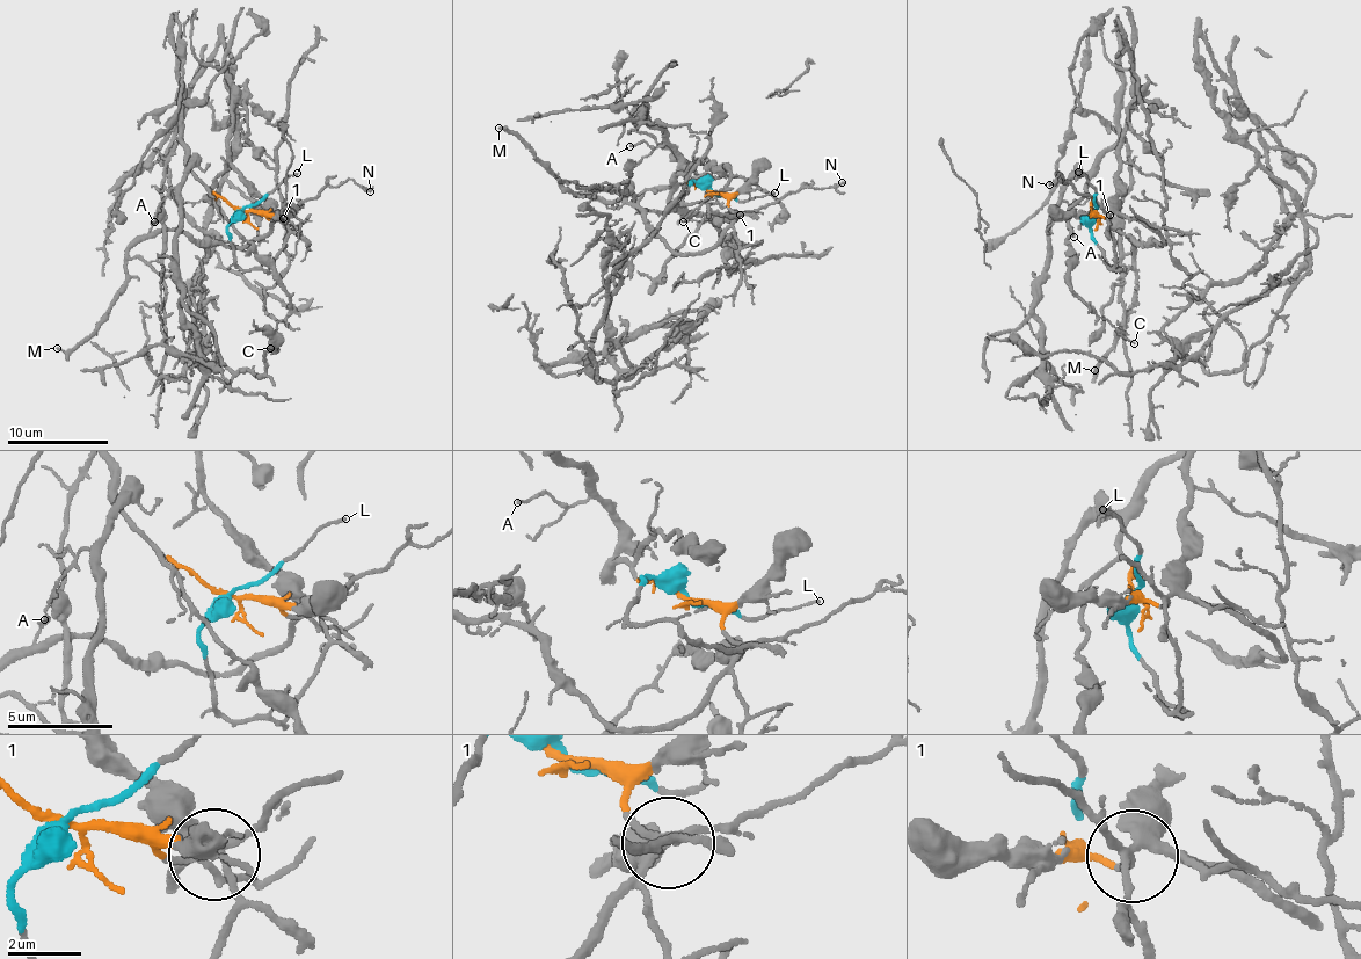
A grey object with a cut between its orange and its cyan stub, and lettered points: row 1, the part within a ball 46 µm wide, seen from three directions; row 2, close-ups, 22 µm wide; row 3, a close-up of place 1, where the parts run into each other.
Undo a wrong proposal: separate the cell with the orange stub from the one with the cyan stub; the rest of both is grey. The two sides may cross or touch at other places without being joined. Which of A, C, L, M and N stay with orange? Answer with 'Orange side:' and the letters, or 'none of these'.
Orange side: A, C, N

